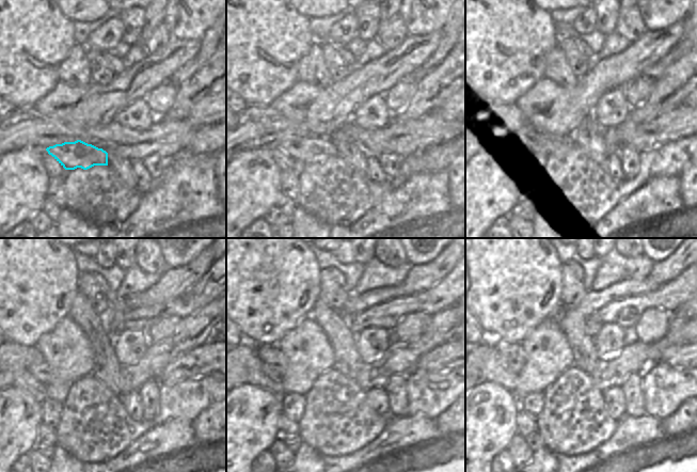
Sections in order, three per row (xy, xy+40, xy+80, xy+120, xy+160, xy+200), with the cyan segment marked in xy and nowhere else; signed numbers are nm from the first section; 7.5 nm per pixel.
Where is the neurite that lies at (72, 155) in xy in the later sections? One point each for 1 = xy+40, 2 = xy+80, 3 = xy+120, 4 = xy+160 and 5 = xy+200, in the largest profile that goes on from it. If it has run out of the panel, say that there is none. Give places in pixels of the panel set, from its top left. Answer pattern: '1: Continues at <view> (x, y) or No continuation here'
1: Continues at xy+40 (306, 150)
2: Continues at xy+80 (537, 144)
3: Continues at xy+120 (41, 371)
4: Continues at xy+160 (270, 355)
5: Continues at xy+200 (513, 355)

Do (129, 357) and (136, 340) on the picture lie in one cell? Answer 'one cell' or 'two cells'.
one cell

